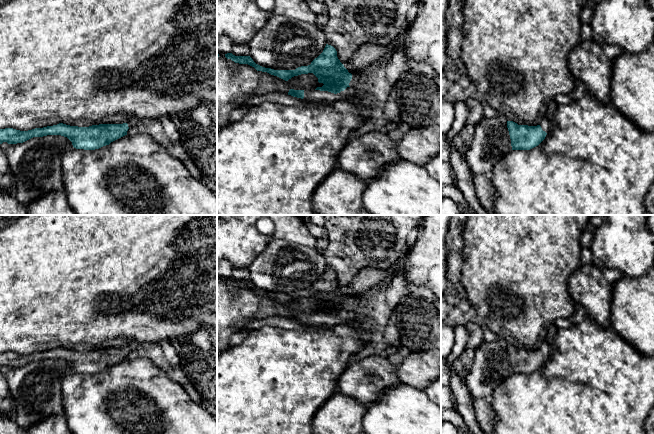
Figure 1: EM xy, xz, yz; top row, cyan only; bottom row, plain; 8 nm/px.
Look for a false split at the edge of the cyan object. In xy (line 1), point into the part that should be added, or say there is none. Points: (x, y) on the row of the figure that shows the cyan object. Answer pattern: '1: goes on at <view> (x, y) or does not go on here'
1: does not go on here

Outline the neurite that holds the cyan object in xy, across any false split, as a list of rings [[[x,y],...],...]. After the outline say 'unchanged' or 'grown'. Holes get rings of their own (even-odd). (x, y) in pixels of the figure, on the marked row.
[[[59,123],[53,126],[20,131],[13,128],[0,129],[0,144],[23,143],[33,137],[61,135],[67,137],[74,148],[95,150],[127,135],[129,127],[123,124],[99,124],[89,127],[70,126]]]; unchanged

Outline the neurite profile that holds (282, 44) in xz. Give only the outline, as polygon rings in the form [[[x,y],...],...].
[[[276,15],[248,43],[249,56],[265,68],[295,70],[308,66],[326,46],[322,26]]]

